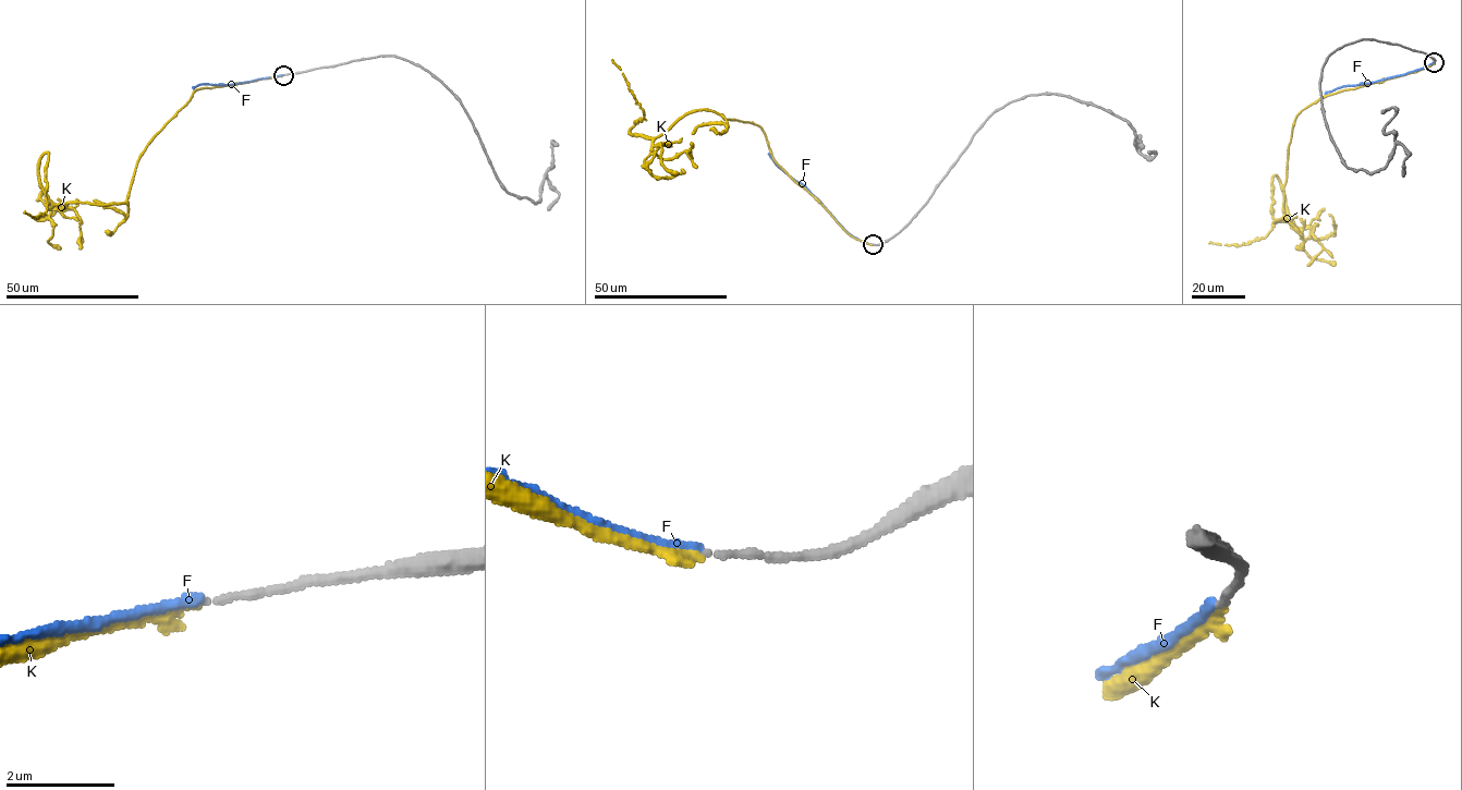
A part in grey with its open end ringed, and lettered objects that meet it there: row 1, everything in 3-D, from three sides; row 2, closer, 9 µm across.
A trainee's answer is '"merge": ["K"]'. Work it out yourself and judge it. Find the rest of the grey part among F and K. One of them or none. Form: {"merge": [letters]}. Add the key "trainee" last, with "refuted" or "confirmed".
{"merge": ["K"], "trainee": "confirmed"}

